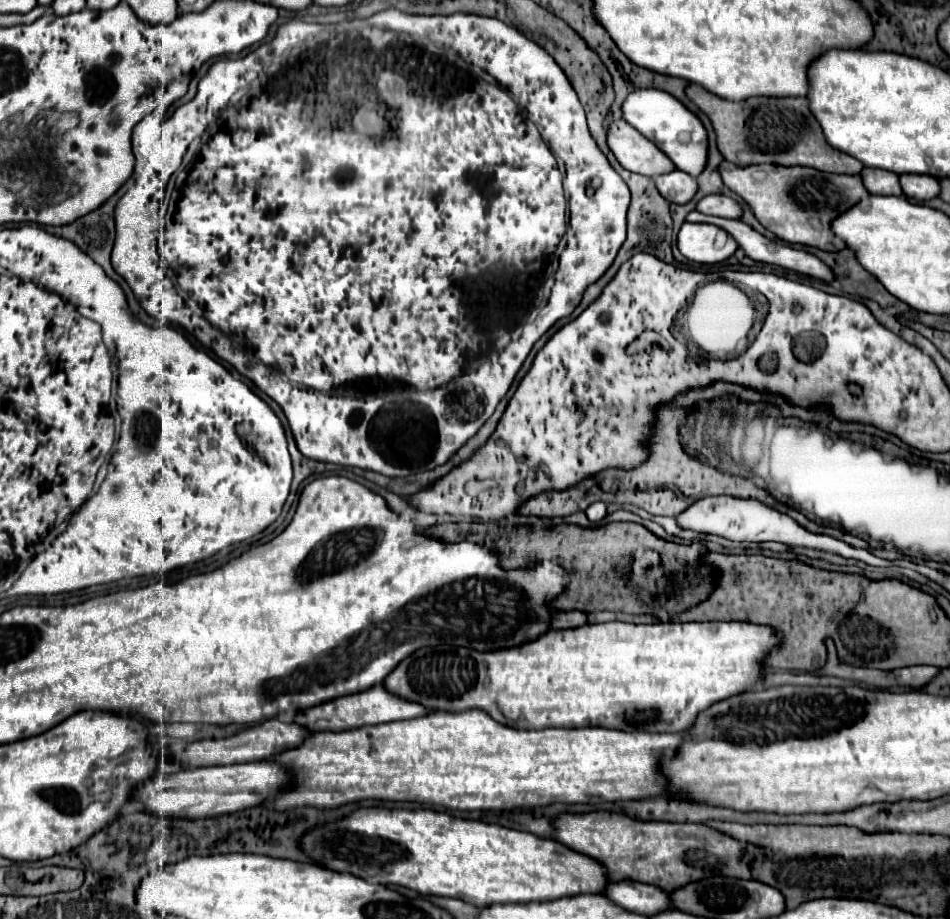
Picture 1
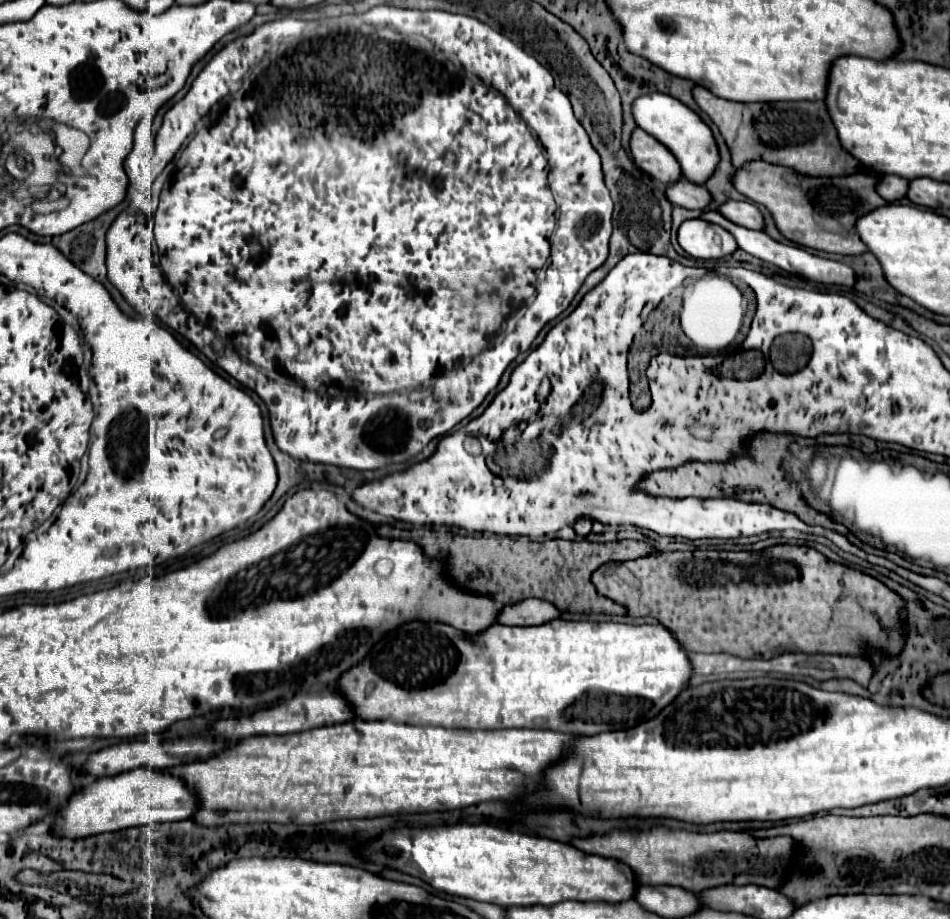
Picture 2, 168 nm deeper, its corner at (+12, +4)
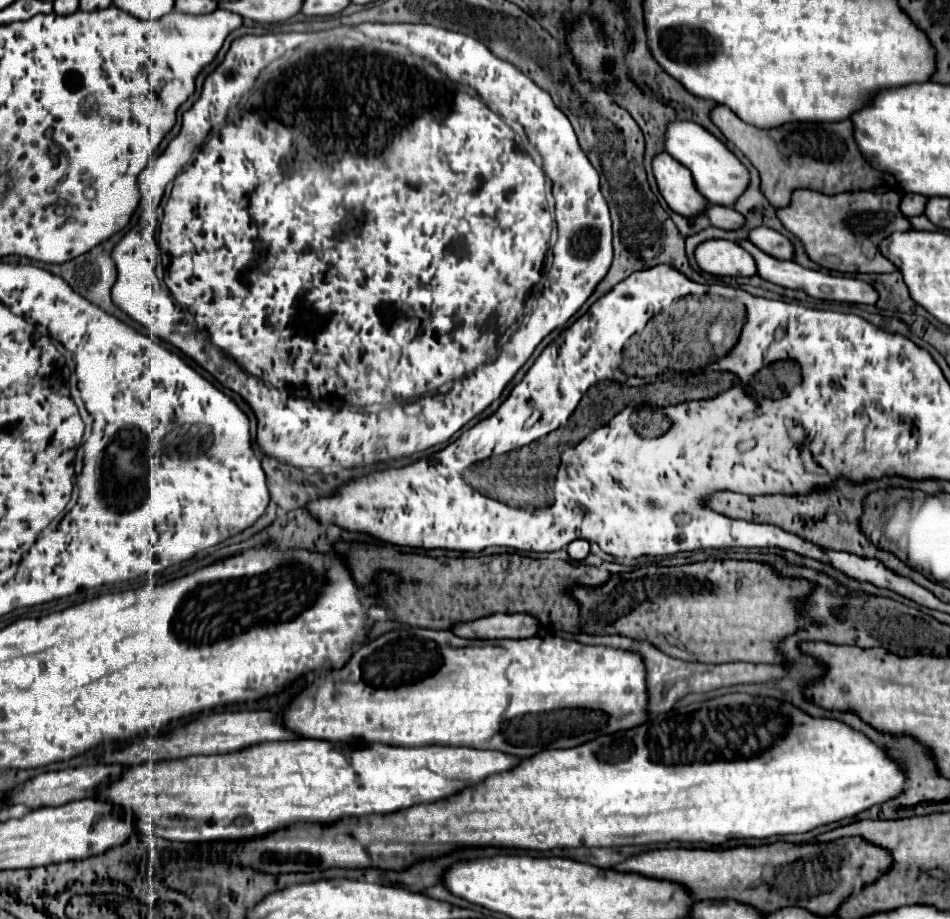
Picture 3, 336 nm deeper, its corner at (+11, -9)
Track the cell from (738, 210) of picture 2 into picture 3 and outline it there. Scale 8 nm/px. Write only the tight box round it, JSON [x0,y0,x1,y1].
[748,226,792,260]

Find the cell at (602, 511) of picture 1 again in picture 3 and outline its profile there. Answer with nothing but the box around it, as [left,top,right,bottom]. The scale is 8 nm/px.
[568,540,590,560]

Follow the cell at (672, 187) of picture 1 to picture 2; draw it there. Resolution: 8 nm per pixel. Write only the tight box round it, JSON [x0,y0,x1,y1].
[667,179,713,211]

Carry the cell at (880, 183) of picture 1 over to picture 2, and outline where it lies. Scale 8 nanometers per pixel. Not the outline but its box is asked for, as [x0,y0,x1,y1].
[877,175,907,203]

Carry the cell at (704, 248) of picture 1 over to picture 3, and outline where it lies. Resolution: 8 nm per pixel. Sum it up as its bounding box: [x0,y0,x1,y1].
[694,240,756,276]

